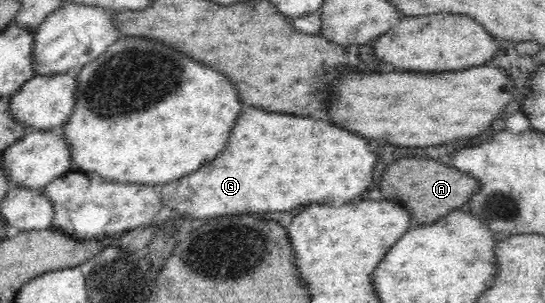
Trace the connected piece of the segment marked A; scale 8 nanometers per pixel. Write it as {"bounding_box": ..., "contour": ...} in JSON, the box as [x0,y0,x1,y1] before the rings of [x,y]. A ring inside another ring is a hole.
{"bounding_box":[380,158,480,226],"contour":[[[406,158],[406,160],[398,160],[396,164],[392,164],[386,170],[380,188],[388,200],[400,200],[400,202],[406,200],[404,204],[410,208],[414,222],[418,222],[418,226],[420,226],[420,224],[436,222],[436,218],[442,218],[448,212],[466,204],[476,192],[480,192],[480,182],[478,182],[478,178],[472,178],[466,172],[460,172],[452,166],[444,166],[440,160]]]}

